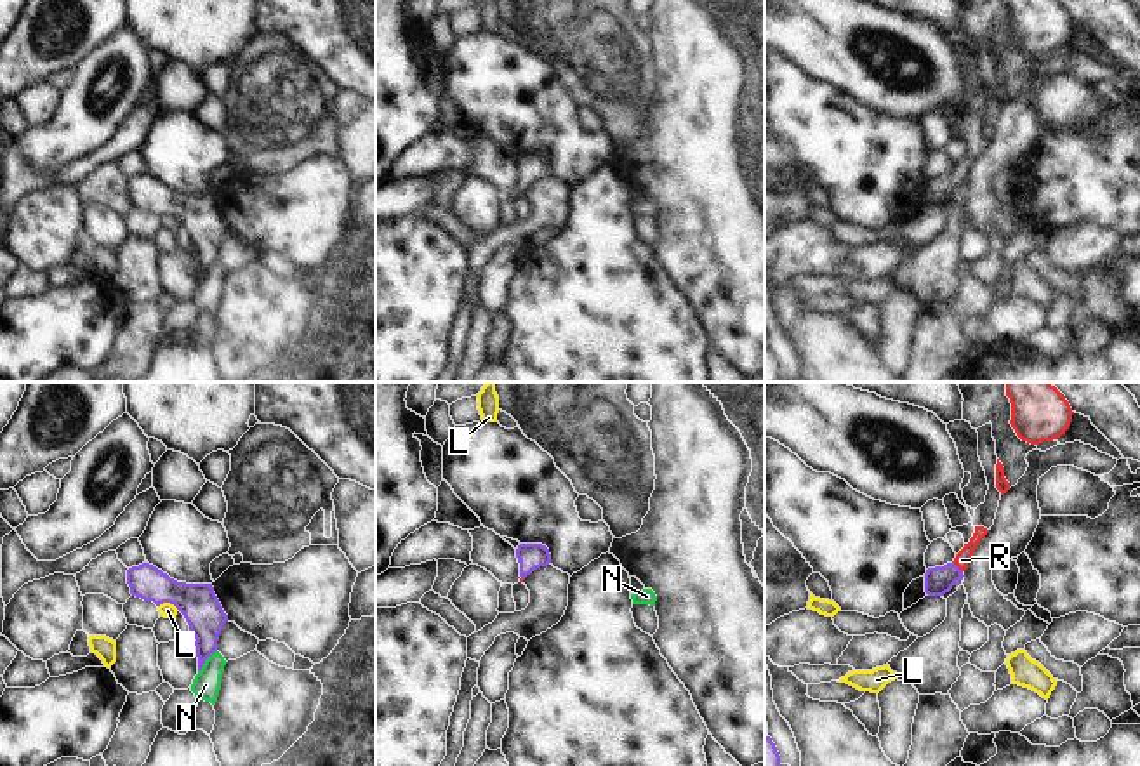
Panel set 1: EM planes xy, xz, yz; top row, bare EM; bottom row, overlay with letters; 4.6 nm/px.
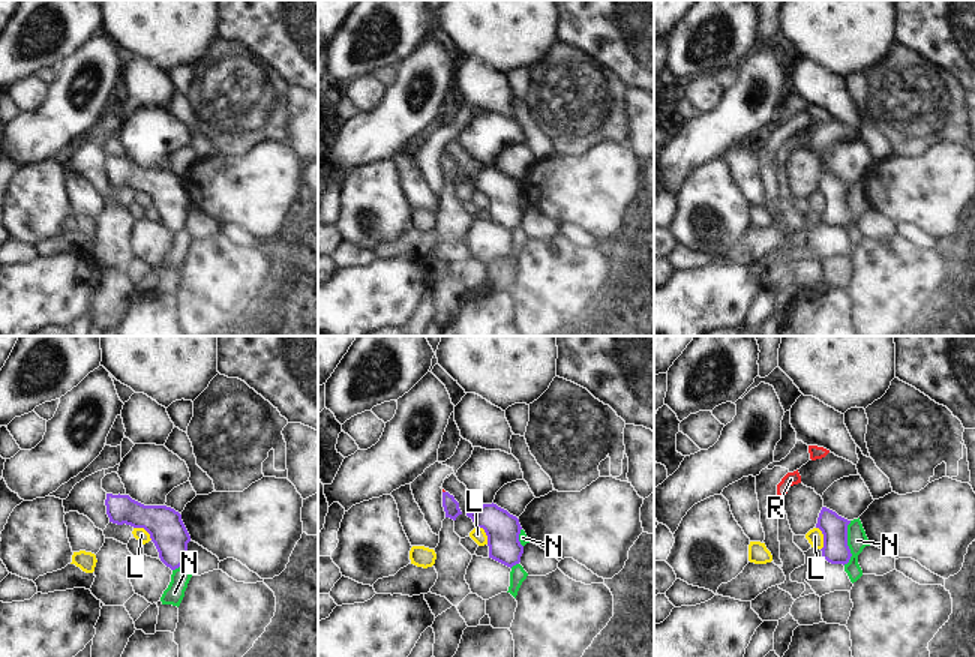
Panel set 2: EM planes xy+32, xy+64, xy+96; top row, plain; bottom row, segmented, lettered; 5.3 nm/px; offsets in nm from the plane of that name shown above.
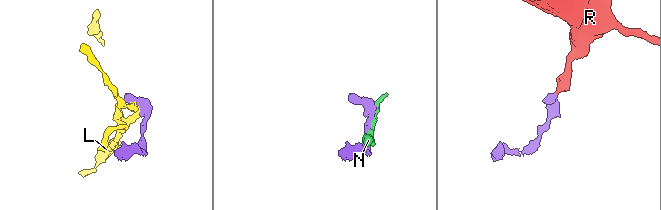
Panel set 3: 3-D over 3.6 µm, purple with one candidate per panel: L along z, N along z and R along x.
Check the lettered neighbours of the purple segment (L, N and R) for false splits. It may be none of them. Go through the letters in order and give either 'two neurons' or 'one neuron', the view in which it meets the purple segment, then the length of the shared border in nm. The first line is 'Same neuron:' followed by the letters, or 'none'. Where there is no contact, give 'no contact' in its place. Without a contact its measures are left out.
Same neuron: R
L: two neurons; contact in xy; length 110 nm
N: two neurons; contact in xy; length 130 nm
R: one neuron; contact in yz; length 70 nm

